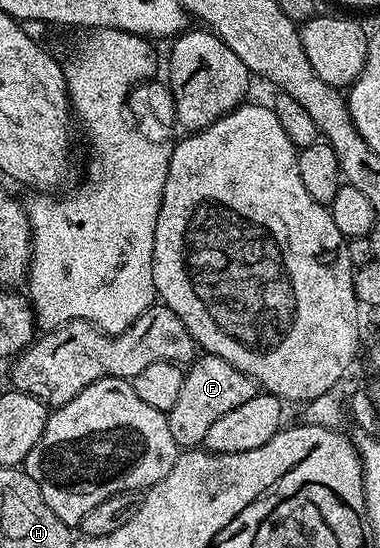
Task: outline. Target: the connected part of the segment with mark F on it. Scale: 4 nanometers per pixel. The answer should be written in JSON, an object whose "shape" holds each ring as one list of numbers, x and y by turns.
{"shape":[[199,354,185,368,180,397,176,397,176,405,172,405,172,409,166,412,172,441,176,441,179,449,201,448,208,437,208,429,219,417,236,409,236,405,244,405,244,401,252,401,252,397,259,394,259,391,251,375,240,373,240,369,236,369,236,365,228,365,224,357]]}

